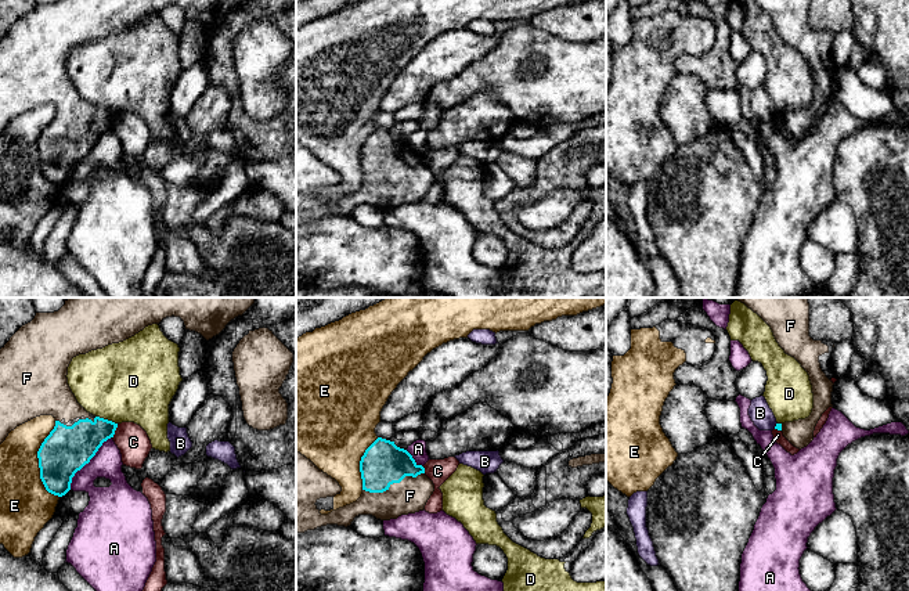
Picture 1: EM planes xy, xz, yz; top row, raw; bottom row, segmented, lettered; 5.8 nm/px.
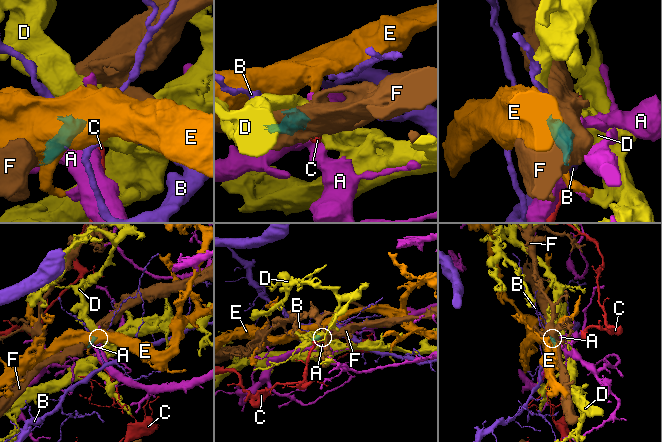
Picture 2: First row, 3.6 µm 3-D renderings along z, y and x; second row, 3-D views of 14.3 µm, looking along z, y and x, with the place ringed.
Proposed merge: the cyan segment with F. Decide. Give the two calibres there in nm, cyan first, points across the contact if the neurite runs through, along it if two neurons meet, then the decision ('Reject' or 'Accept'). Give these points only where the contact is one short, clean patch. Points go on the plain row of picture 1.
Thickness 260 nm (cyan) against 200 nm. Accept

